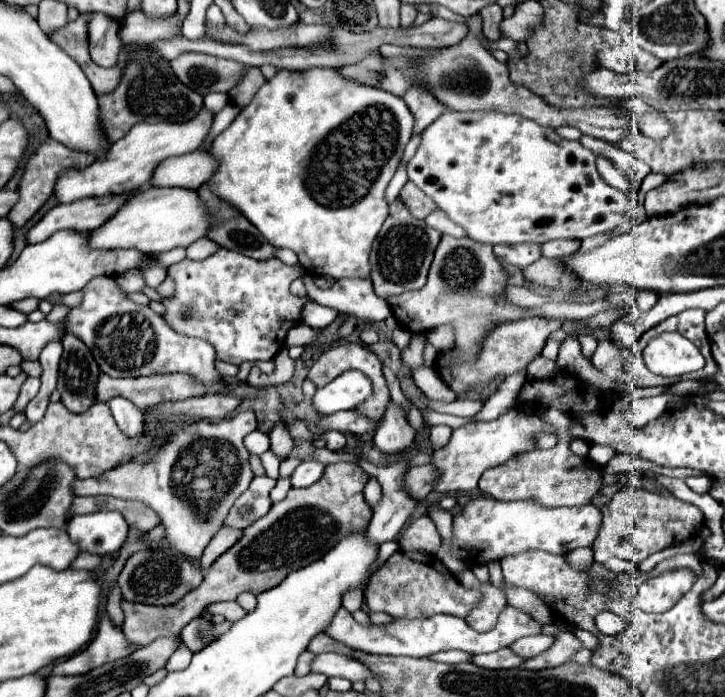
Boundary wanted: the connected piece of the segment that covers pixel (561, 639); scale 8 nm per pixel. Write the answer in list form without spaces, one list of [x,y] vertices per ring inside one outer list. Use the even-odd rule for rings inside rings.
[[[563,631],[555,635],[555,643],[543,651],[541,655],[535,655],[531,659],[527,659],[521,669],[529,669],[529,671],[539,671],[539,669],[547,669],[547,667],[557,667],[563,665],[567,661],[571,661],[571,655],[581,647],[581,643],[575,639],[573,633]]]

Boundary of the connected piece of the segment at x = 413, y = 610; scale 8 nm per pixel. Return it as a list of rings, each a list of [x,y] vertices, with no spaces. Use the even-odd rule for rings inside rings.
[[[395,551],[385,565],[371,577],[365,599],[371,611],[383,611],[391,617],[431,617],[437,613],[447,613],[455,617],[465,617],[481,601],[481,593],[475,589],[463,587],[447,567],[429,553],[411,553]]]

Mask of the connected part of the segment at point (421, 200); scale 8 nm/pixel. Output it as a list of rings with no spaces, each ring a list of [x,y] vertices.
[[[411,181],[405,183],[405,187],[401,189],[401,195],[399,195],[399,197],[407,203],[411,215],[415,215],[417,219],[425,219],[431,211],[437,209],[437,205],[433,203],[433,199],[429,199],[429,197],[427,197],[415,183],[411,183]]]

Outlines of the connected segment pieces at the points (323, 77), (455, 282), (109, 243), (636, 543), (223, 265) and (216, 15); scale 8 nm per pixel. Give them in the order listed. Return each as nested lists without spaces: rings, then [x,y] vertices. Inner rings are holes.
[[[311,67],[307,71],[277,71],[277,75],[273,79],[269,79],[253,97],[253,101],[241,109],[241,113],[237,115],[237,119],[213,141],[209,153],[217,159],[219,167],[213,173],[213,177],[207,181],[211,193],[215,193],[221,201],[225,201],[227,205],[231,205],[233,209],[237,209],[243,217],[249,219],[249,223],[253,223],[263,237],[273,245],[273,247],[285,247],[297,253],[299,263],[303,265],[303,269],[307,271],[317,271],[317,275],[331,275],[333,279],[341,279],[341,277],[351,277],[351,275],[359,275],[359,277],[369,277],[369,253],[371,253],[371,243],[377,237],[385,217],[389,215],[389,207],[383,199],[385,187],[391,181],[391,177],[395,175],[395,169],[401,161],[403,149],[411,139],[411,129],[413,129],[413,115],[407,109],[407,105],[403,103],[401,97],[395,97],[387,91],[379,91],[375,87],[363,87],[361,83],[351,83],[347,79],[343,79],[337,69],[323,69],[323,67]],[[353,131],[361,131],[361,133],[371,133],[379,139],[339,139],[339,133],[353,133]]]
[[[443,235],[435,249],[435,259],[431,263],[425,287],[403,295],[393,295],[387,299],[387,303],[391,305],[391,311],[401,327],[407,331],[429,331],[451,323],[455,327],[455,349],[461,351],[459,359],[469,359],[493,325],[535,315],[499,299],[503,289],[505,273],[491,251],[491,245],[467,237],[455,239],[451,235]]]
[[[141,189],[131,195],[119,211],[109,217],[101,227],[87,235],[91,249],[137,249],[141,253],[169,251],[175,247],[189,247],[193,241],[205,237],[209,215],[199,195],[189,189]]]
[[[629,486],[621,489],[611,499],[609,505],[601,508],[601,512],[603,515],[601,531],[591,546],[594,560],[600,563],[602,563],[602,554],[641,563],[651,553],[657,553],[669,545],[695,537],[695,527],[705,521],[703,513],[697,507],[683,503],[677,497],[655,495]]]
[[[217,249],[211,257],[203,261],[191,261],[183,259],[181,263],[171,265],[169,275],[175,279],[175,295],[169,299],[163,299],[163,305],[167,307],[165,321],[171,325],[181,335],[189,337],[199,337],[209,341],[217,357],[221,361],[241,365],[243,361],[269,361],[275,357],[275,353],[285,345],[285,335],[287,331],[297,323],[301,307],[305,305],[309,297],[295,297],[289,291],[289,285],[293,279],[301,277],[303,269],[301,265],[289,267],[279,259],[269,259],[269,261],[255,261],[251,257],[245,257],[237,251],[229,249]]]
[[[211,5],[209,9],[207,9],[207,23],[211,23],[211,27],[223,27],[225,25],[225,17],[223,17],[223,13],[221,13],[221,9],[219,7],[215,7],[215,5]]]

